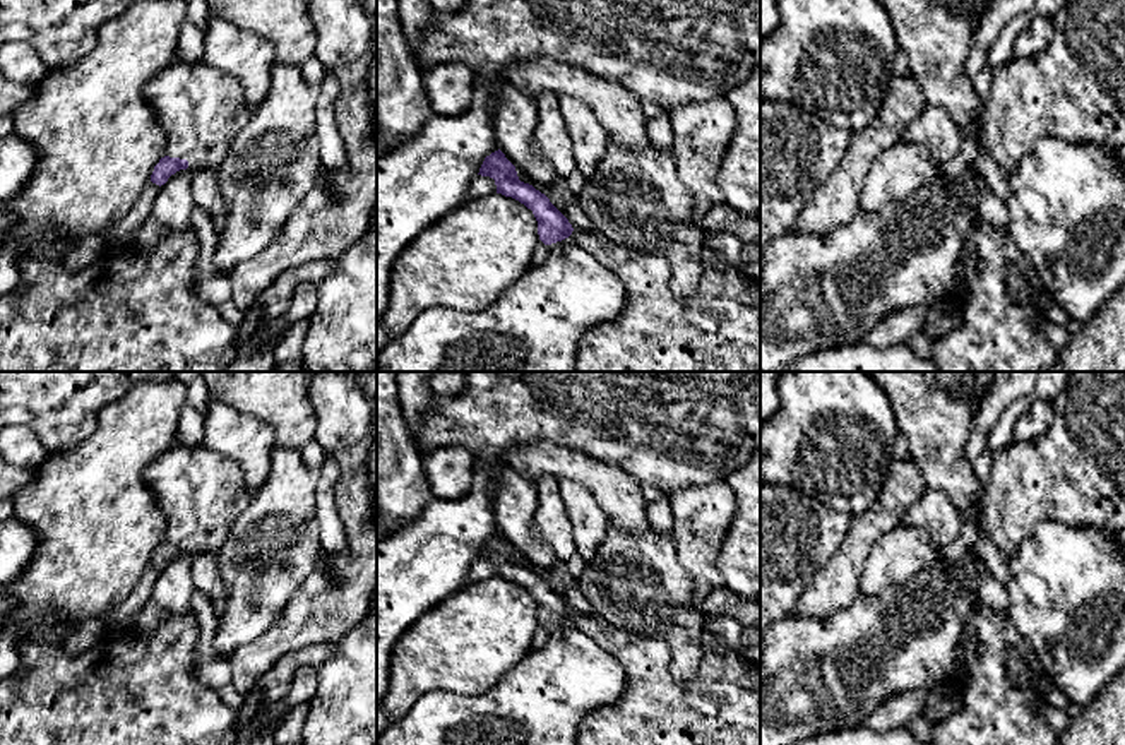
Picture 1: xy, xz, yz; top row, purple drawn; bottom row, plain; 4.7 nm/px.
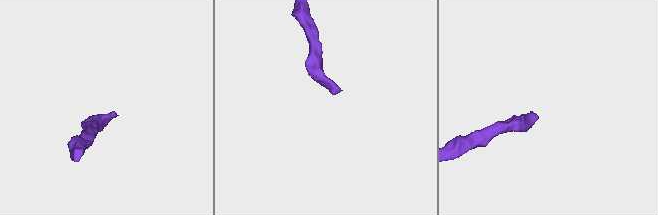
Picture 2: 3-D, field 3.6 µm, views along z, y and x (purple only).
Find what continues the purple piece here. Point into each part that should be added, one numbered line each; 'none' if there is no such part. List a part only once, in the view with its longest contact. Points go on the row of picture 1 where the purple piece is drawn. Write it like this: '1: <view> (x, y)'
1: xy (201, 110)

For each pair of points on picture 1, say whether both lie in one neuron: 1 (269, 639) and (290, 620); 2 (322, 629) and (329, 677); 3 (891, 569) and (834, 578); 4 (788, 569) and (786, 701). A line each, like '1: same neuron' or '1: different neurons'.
1: same neuron
2: different neurons
3: different neurons
4: different neurons

